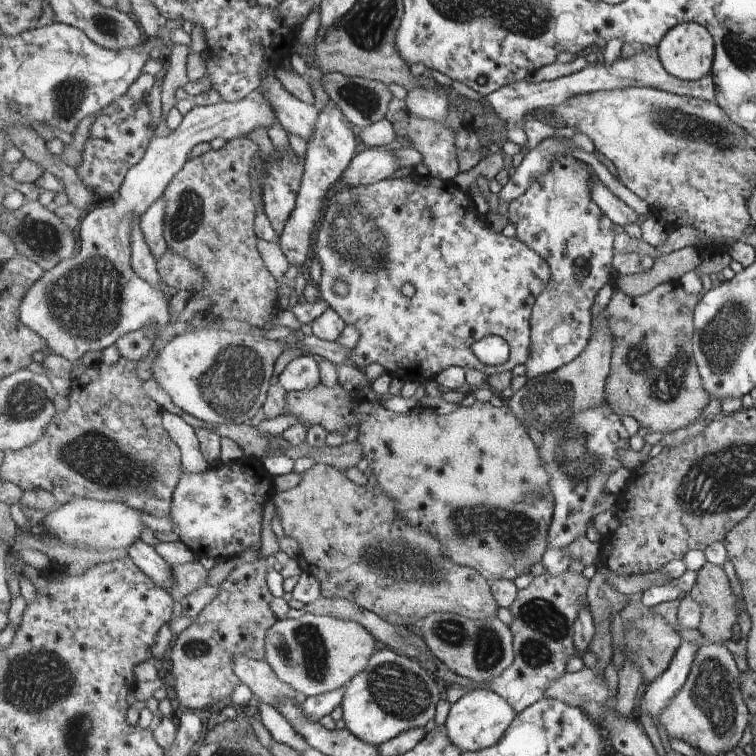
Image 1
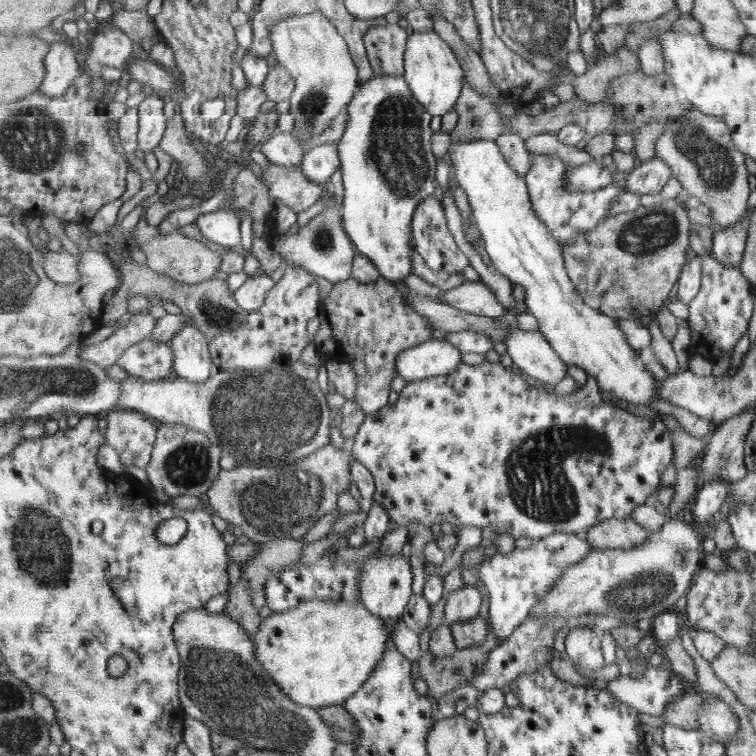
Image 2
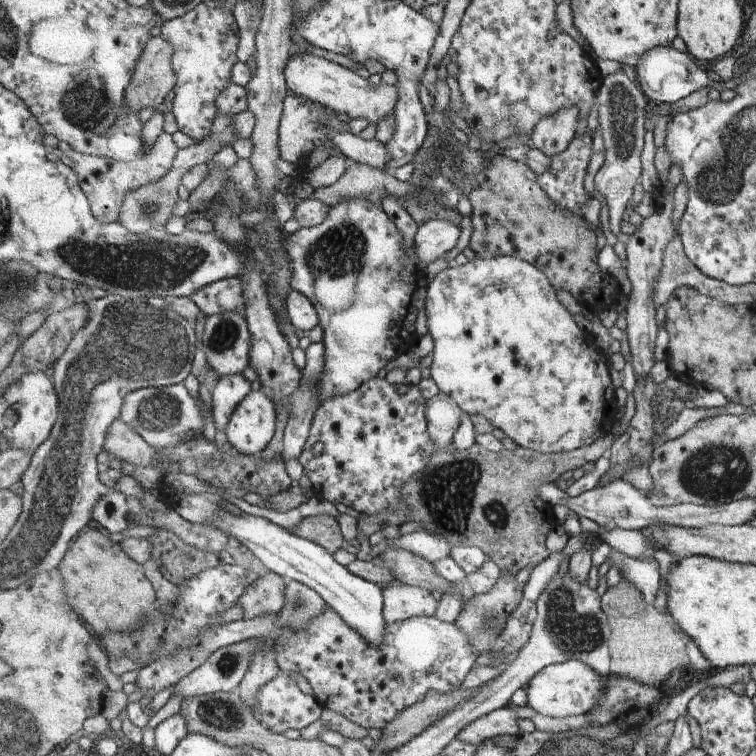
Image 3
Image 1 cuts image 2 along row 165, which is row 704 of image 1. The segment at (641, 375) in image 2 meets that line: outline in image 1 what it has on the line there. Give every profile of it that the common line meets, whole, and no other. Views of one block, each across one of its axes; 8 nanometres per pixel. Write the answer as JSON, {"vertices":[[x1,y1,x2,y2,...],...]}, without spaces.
{"vertices":[[481,688,466,692,457,704,450,705,445,724,453,744,459,746,463,751,473,752,489,748,500,742,517,715,517,710,503,696,499,696,491,688]]}

